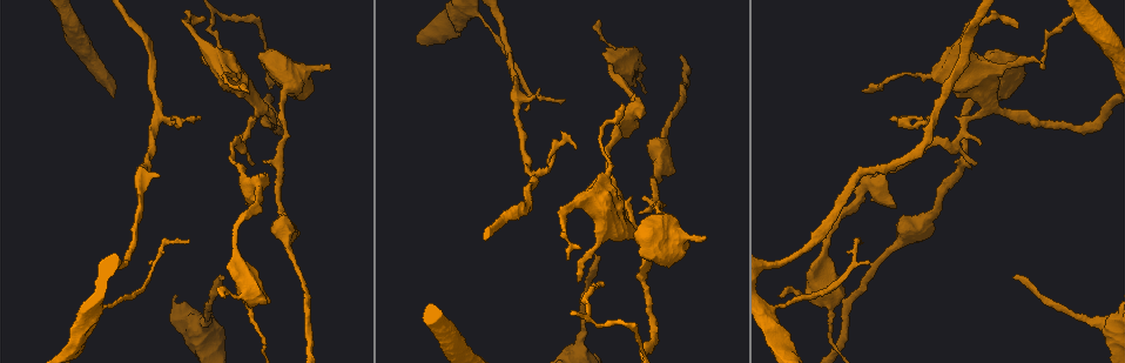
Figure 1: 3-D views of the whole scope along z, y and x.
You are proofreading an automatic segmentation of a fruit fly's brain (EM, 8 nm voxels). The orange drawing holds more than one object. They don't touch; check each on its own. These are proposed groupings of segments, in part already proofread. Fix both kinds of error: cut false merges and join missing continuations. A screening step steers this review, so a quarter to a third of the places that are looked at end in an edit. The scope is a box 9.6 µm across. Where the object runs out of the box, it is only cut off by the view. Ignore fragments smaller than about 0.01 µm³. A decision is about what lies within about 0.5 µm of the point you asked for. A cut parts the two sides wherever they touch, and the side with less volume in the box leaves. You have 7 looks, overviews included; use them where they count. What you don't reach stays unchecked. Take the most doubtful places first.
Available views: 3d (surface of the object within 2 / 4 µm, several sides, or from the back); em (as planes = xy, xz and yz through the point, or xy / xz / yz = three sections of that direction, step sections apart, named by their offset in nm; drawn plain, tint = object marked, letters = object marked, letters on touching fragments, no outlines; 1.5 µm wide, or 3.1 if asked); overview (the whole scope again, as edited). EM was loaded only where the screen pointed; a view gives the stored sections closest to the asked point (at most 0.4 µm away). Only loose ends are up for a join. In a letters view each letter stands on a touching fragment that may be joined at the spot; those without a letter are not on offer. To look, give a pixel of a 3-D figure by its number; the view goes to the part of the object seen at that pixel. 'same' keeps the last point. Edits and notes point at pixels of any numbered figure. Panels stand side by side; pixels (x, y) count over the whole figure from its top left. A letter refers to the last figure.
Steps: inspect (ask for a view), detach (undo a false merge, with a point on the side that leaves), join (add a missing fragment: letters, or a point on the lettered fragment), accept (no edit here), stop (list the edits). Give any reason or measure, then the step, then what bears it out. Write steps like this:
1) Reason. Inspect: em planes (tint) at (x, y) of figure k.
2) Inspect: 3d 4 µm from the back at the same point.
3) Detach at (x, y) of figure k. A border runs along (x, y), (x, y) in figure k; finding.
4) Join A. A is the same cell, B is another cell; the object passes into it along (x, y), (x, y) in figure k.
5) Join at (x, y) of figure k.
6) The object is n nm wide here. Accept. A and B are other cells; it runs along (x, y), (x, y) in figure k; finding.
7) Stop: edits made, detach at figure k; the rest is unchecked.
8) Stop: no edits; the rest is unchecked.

An open end. Inspect: em xz step 4 (letters) at (1015, 278) of figure 1.

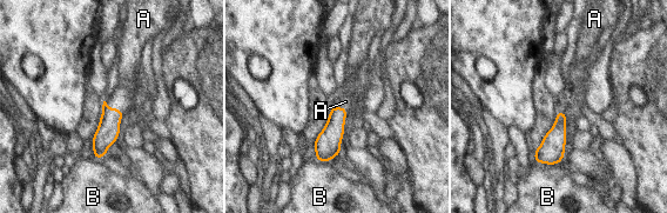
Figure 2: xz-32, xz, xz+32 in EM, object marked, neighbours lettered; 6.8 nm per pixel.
Inspect: em planes (letters) at the same point.

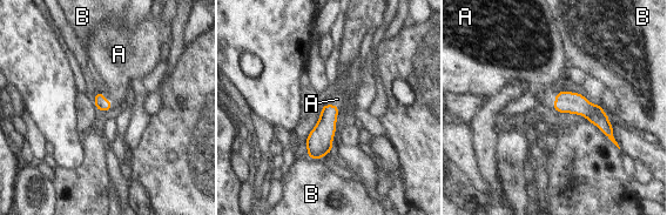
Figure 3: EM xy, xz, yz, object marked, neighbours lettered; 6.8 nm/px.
Join A. A is the same cell, B is another cell; the object passes into it along (102, 105), (107, 100), (116, 65) in figure 3; it goes on there.

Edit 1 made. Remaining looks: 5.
Inspect: overview.

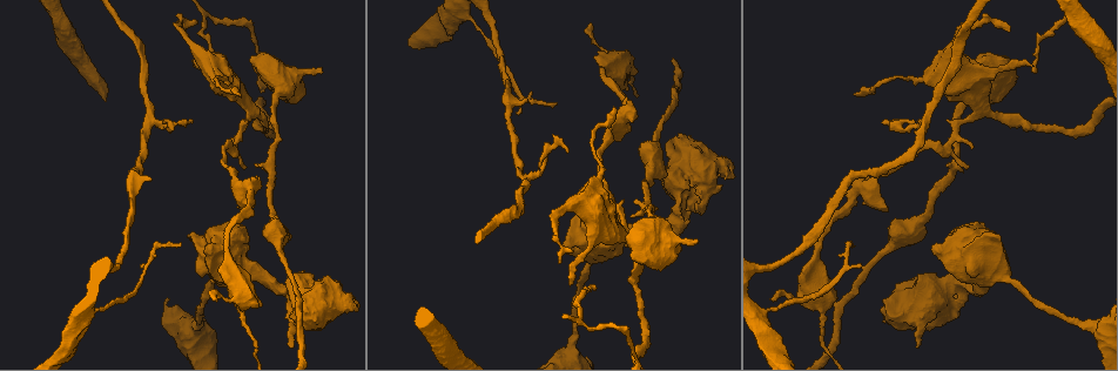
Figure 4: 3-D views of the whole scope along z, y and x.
An open end. Inspect: em yz step 4 (tint) at (323, 72) of figure 4.

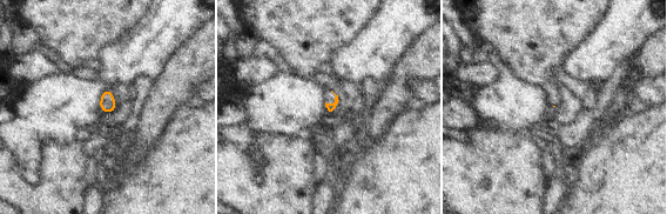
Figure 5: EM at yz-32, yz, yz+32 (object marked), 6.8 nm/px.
Inspect: em xz step 4 (letters) at the same point.

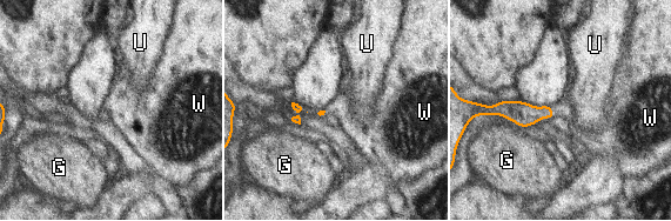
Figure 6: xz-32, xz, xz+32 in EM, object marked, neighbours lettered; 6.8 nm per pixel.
Join W. W is the same cell, G and U are other cells; the object passes into it along (523, 114), (551, 111), (563, 108) in figure 6; it goes on there.

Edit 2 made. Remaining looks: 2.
Free end. Inspect: em planes (letters) at (594, 288) of figure 4.

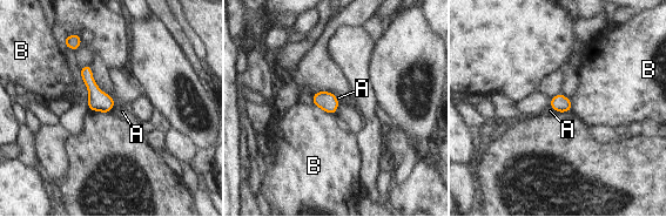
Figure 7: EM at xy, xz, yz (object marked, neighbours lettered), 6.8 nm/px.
The object is 120 nm wide here. Accept. A and B are other cells; a border runs along (114, 103), (110, 110) in figure 7; no lettered fragment goes on from it.

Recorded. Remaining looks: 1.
Stop: edits made, join at figure 3, join at figure 6; the rest is unchecked.

